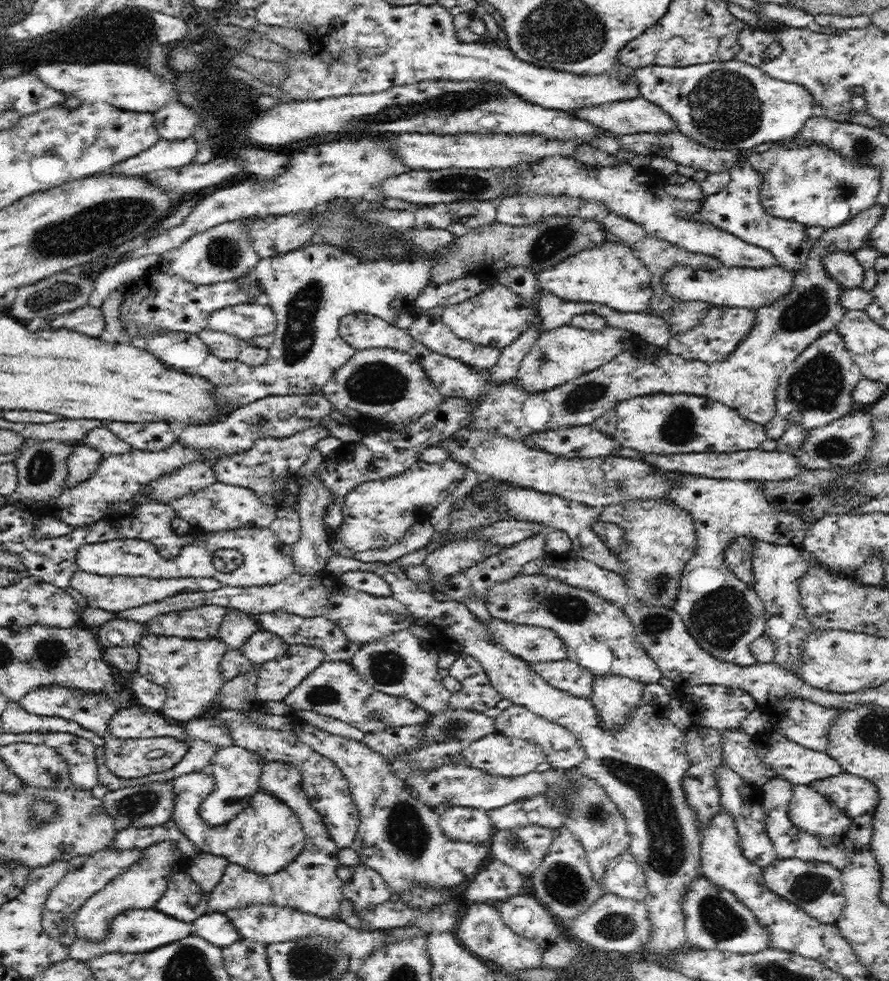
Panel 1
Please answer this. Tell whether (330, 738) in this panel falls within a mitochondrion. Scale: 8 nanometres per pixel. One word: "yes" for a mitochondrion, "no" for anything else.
no

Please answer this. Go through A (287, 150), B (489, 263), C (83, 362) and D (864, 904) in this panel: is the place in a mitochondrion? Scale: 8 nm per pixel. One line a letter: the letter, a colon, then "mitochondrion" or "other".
A: other
B: mitochondrion
C: other
D: mitochondrion

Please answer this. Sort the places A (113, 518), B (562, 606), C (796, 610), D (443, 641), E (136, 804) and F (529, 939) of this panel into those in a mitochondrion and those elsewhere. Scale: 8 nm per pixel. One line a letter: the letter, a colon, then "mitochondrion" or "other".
A: other
B: mitochondrion
C: other
D: other
E: mitochondrion
F: other

